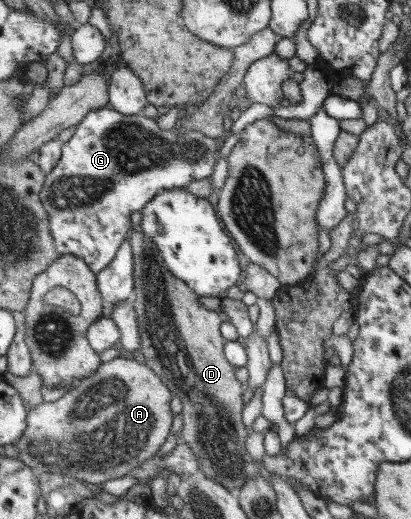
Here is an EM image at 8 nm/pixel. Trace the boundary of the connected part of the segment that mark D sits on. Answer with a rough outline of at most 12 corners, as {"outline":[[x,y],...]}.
{"outline":[[131,232],[140,358],[203,475],[259,475],[223,318]]}

